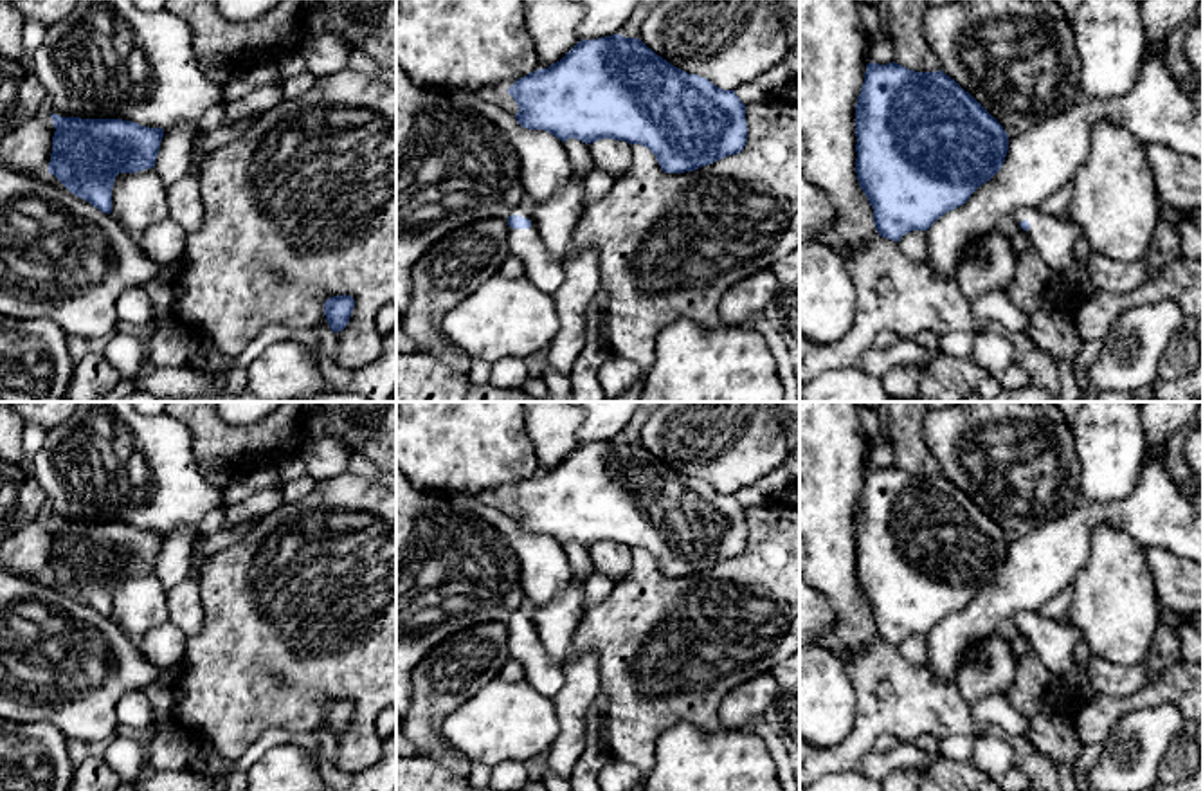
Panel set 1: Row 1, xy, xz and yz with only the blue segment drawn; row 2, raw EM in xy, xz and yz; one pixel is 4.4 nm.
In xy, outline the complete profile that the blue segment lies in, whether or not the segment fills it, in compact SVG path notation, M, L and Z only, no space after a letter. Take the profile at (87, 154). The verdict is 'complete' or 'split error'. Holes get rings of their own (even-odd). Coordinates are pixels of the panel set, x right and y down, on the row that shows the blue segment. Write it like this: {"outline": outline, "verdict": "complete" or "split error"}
{"outline": "M50 117L56 132L47 171L101 213L112 213L119 173L155 168L162 128L122 119Z", "verdict": "complete"}

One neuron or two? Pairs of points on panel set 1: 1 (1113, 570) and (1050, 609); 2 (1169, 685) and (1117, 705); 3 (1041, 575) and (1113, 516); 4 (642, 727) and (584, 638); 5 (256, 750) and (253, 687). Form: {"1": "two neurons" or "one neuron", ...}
{"1": "two neurons", "2": "one neuron", "3": "one neuron", "4": "one neuron", "5": "two neurons"}

